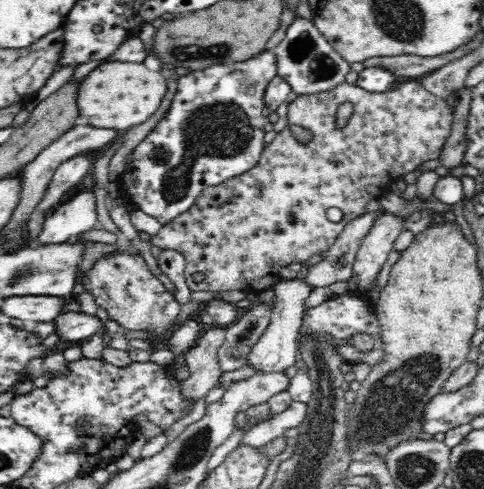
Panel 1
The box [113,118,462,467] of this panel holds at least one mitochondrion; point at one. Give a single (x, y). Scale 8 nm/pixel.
(390, 407)

